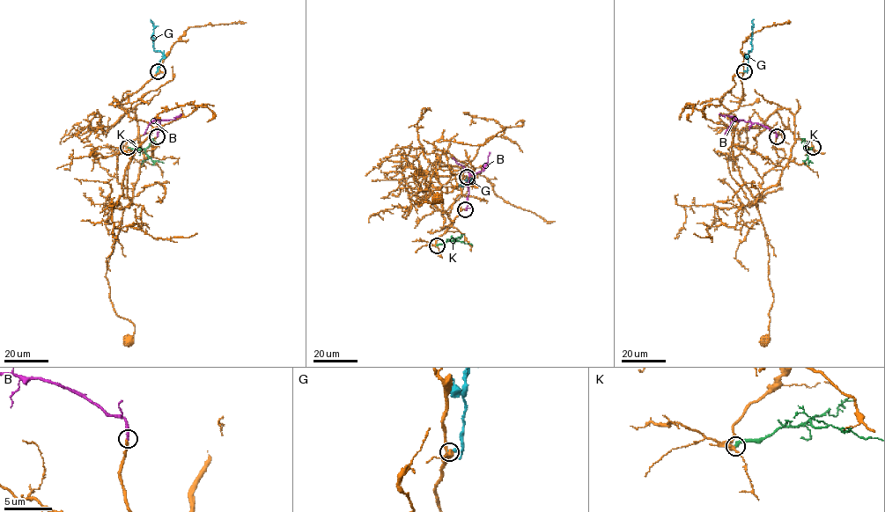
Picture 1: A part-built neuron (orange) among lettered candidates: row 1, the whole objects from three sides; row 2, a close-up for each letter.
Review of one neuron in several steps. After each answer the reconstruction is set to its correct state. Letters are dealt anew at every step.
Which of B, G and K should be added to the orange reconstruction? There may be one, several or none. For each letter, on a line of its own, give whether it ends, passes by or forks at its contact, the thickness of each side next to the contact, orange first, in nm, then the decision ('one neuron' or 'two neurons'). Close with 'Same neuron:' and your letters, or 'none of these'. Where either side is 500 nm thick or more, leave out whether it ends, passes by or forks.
B: it ends; calibres 220 and 240 nm; one neuron
G: it ends; calibres 400 and 240 nm; two neurons
K: it ends; calibres 320 and 280 nm; two neurons
Same neuron: B

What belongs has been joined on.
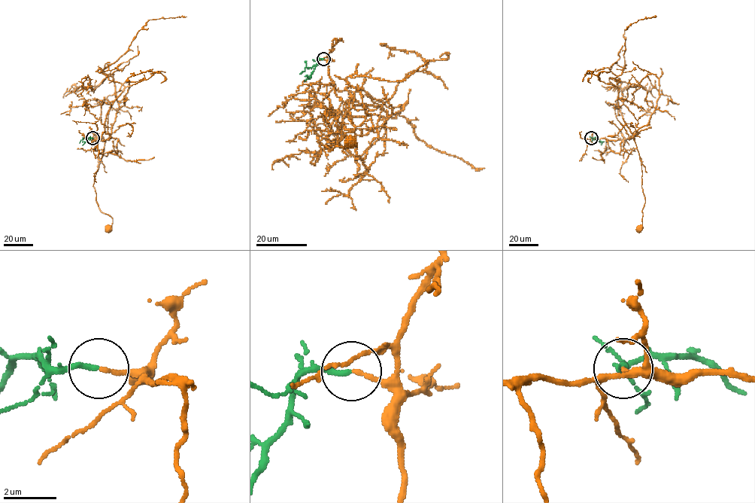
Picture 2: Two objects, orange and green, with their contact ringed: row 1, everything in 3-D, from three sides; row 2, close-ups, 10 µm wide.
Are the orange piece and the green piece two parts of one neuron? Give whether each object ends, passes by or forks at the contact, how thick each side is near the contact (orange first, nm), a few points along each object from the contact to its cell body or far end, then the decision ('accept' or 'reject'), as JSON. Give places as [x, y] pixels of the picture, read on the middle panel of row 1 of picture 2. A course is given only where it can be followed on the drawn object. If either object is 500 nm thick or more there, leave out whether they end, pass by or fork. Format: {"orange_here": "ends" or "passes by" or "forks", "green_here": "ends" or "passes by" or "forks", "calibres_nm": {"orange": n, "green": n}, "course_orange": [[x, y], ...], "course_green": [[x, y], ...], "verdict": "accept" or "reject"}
{"orange_here": "ends", "green_here": "ends", "calibres_nm": {"orange": 150, "green": 200}, "course_orange": [[323, 59], [335, 94], [354, 124], [353, 132], [335, 144], [324, 145], [328, 151], [356, 145], [351, 142]], "course_green": [[323, 59], [319, 59], [318, 63], [306, 68], [300, 74]], "verdict": "accept"}

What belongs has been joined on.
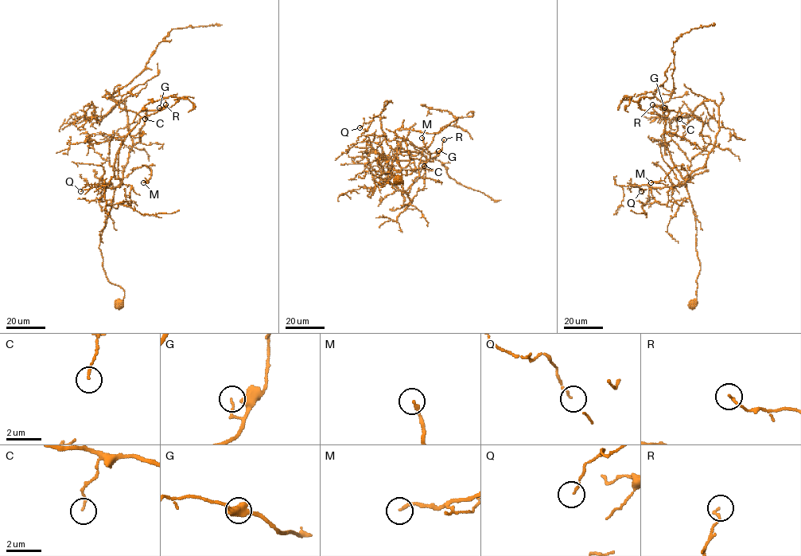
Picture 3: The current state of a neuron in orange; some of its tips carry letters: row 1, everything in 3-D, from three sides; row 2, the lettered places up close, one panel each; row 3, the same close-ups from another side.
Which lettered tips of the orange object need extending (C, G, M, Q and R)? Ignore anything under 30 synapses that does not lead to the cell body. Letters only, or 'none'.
M

